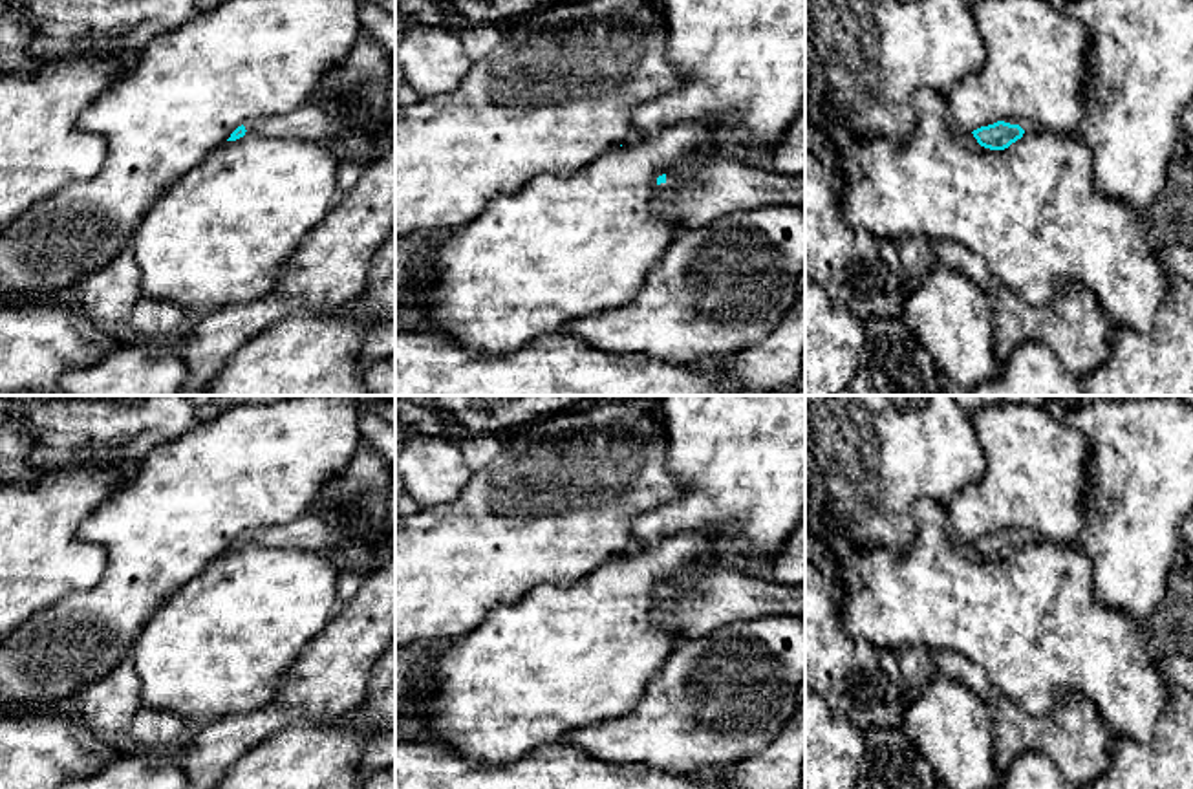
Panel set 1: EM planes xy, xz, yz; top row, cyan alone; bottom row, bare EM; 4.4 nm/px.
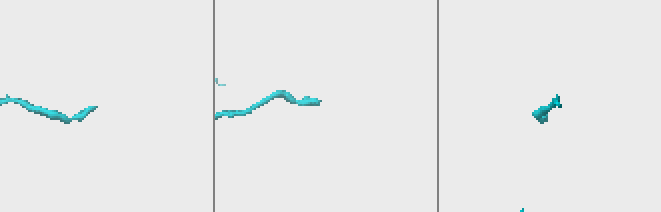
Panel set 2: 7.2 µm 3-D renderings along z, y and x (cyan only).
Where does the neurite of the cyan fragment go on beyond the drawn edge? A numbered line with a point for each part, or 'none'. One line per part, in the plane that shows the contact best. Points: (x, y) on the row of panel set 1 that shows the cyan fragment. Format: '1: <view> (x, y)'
1: xy (310, 121)

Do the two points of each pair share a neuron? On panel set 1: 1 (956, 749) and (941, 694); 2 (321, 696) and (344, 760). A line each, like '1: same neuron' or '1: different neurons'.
1: same neuron
2: different neurons

